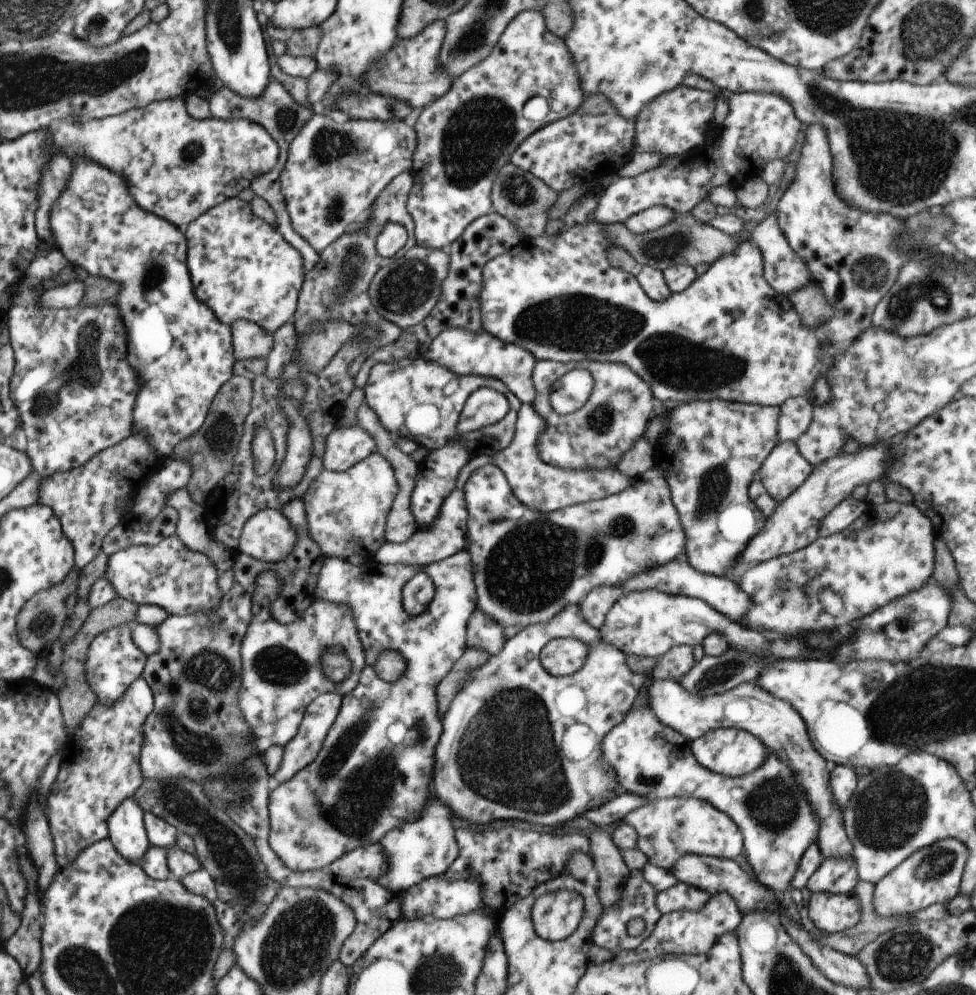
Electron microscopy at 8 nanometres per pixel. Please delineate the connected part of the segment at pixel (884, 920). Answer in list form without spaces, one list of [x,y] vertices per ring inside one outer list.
[[[858,880],[853,888],[853,894],[860,904],[858,923],[838,933],[821,933],[812,930],[814,942],[841,954],[856,956],[861,948],[873,942],[879,934],[911,922],[909,915],[879,916],[872,905],[873,887],[871,883]]]

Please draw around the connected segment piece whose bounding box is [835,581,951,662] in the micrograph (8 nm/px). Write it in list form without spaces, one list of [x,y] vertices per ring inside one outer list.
[[[934,581],[927,582],[919,591],[893,599],[885,606],[870,612],[857,622],[855,642],[841,644],[835,656],[847,656],[851,661],[883,658],[883,660],[906,661],[915,659],[922,646],[946,625],[950,611],[950,595]]]

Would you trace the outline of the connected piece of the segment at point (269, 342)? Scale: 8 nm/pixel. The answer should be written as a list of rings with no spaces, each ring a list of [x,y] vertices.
[[[236,320],[230,325],[234,360],[266,358],[273,346],[273,337],[260,326],[249,321]]]

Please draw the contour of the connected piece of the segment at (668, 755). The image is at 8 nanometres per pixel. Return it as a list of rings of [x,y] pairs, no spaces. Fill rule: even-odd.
[[[651,676],[643,681],[624,719],[601,739],[602,757],[616,774],[618,790],[644,796],[646,802],[673,797],[695,797],[710,802],[717,810],[728,814],[738,826],[742,834],[742,852],[754,870],[758,883],[771,891],[785,890],[790,886],[791,877],[803,851],[811,842],[816,842],[818,829],[816,816],[801,787],[795,782],[793,773],[772,751],[768,751],[765,762],[756,771],[737,778],[724,777],[702,767],[691,752],[692,740],[662,725],[646,705],[646,689],[652,683],[650,680]]]

